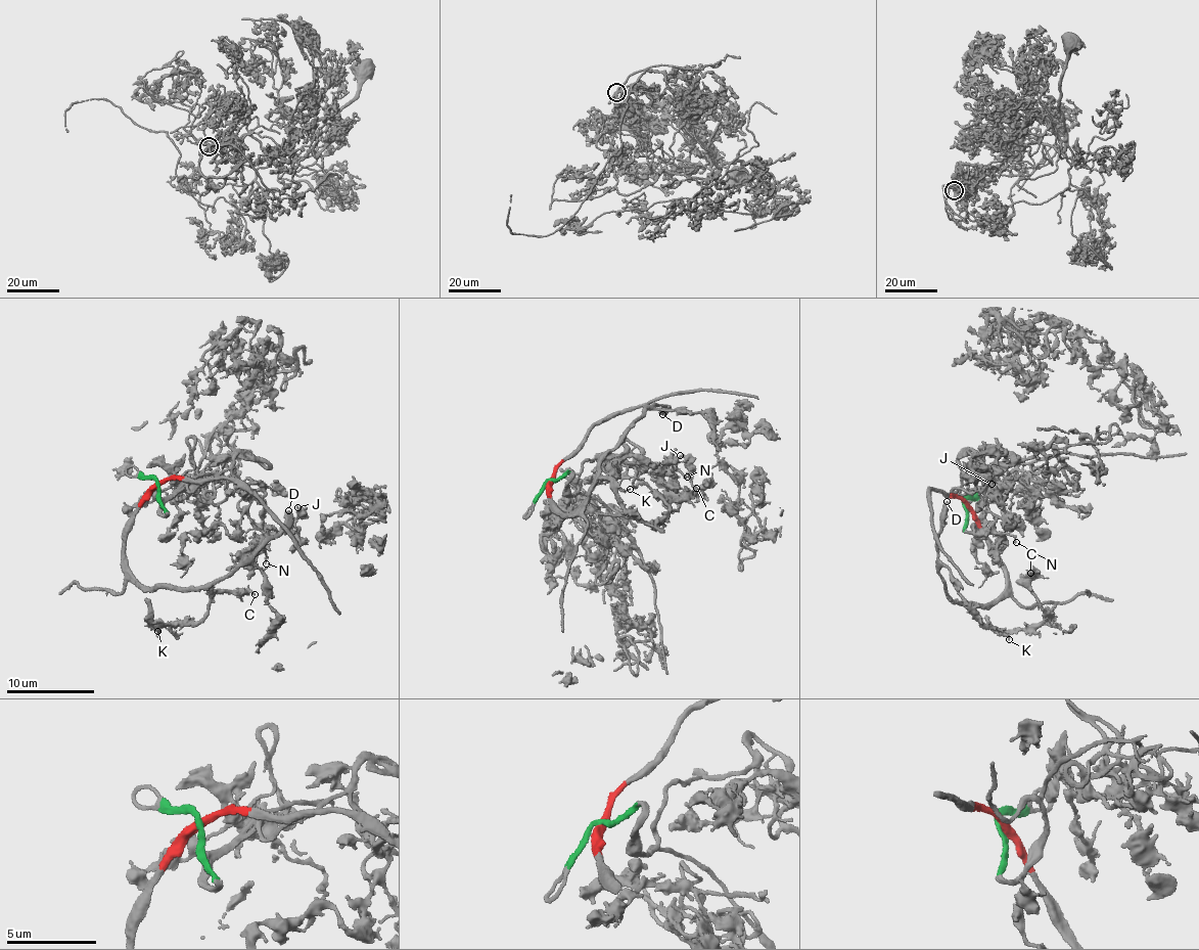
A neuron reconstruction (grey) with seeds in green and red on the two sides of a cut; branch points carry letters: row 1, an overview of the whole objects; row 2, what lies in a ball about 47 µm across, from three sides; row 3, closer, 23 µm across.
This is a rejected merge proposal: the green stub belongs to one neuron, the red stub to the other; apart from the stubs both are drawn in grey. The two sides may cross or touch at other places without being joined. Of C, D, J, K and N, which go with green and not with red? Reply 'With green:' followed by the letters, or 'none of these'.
With green: J, N

